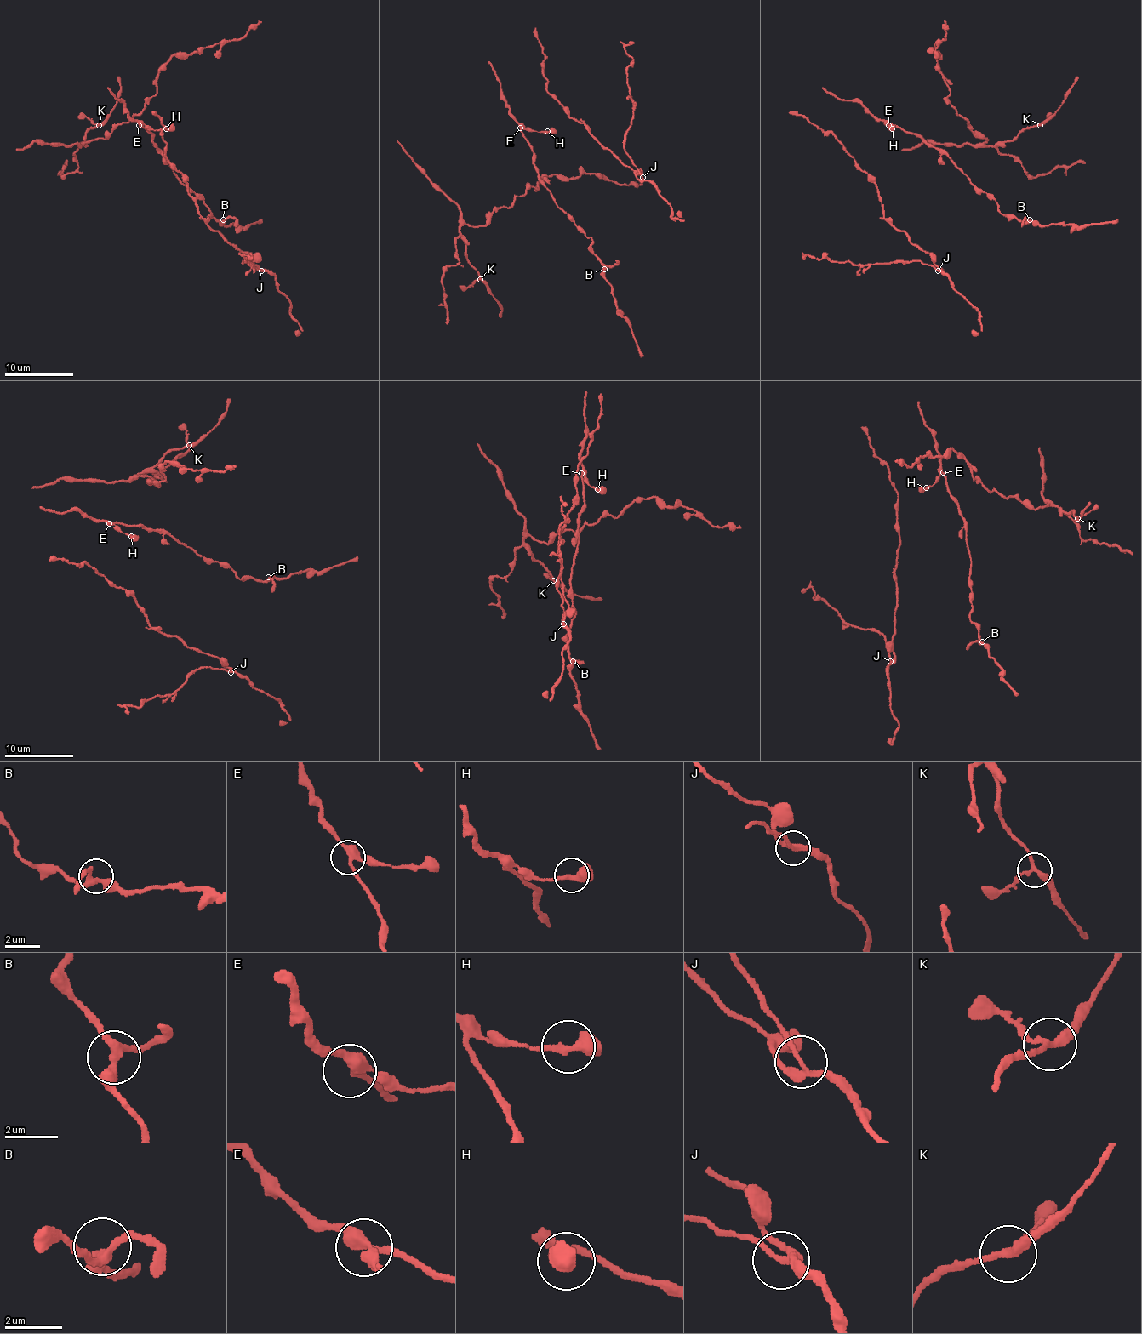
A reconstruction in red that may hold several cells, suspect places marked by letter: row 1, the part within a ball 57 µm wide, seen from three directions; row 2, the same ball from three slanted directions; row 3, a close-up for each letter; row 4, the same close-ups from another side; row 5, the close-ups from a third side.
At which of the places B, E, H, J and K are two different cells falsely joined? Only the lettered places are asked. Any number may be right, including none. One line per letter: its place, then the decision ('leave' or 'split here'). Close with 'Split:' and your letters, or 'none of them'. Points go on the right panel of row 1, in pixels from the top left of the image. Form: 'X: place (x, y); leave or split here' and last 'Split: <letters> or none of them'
B: place (1030, 219); leave
E: place (888, 125); leave
H: place (892, 128); leave
J: place (938, 270); split here
K: place (1040, 125); leave
Split: J

